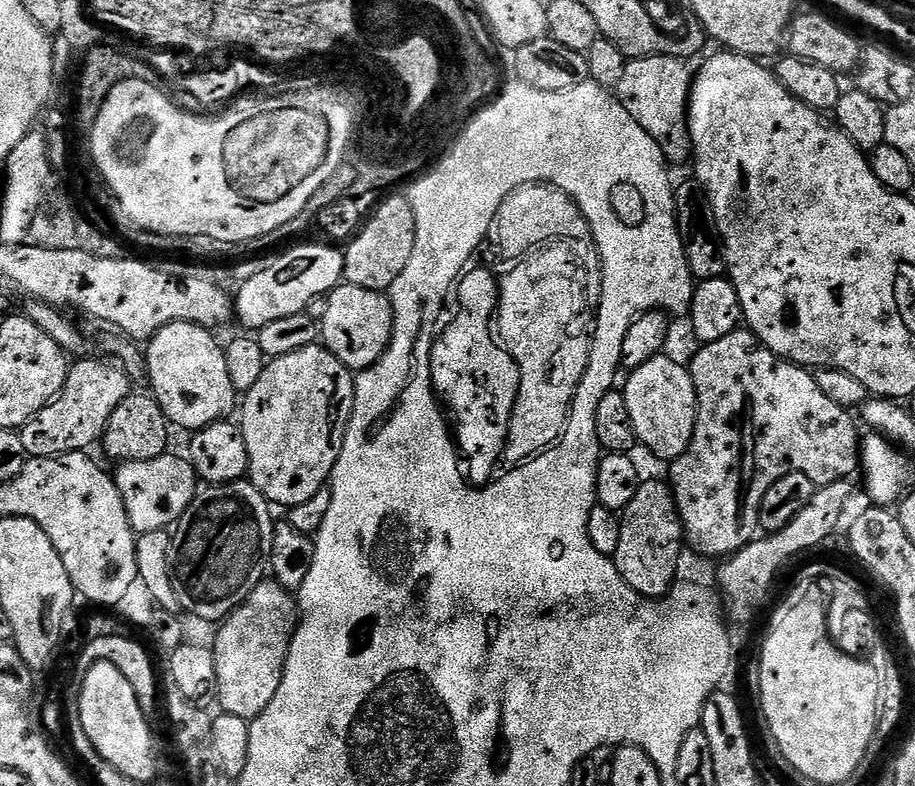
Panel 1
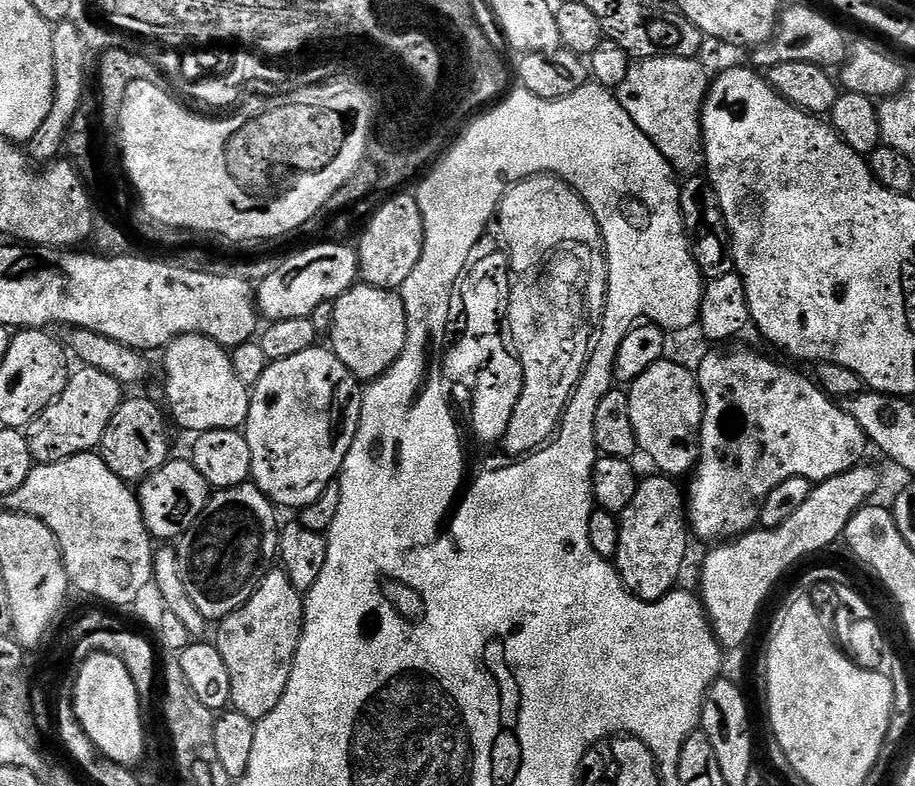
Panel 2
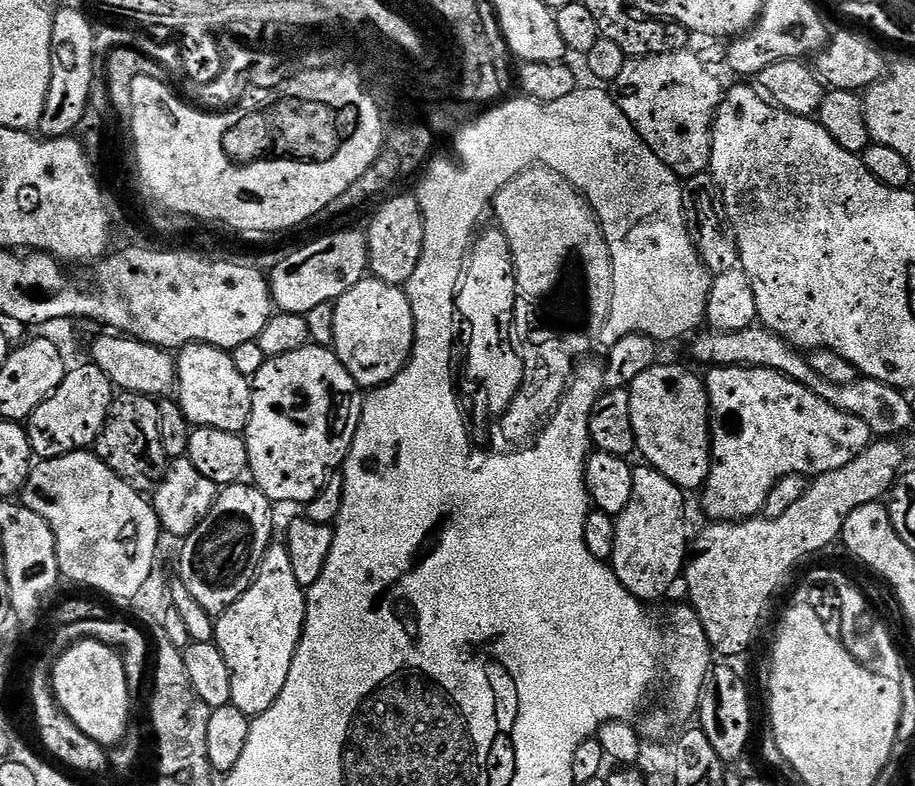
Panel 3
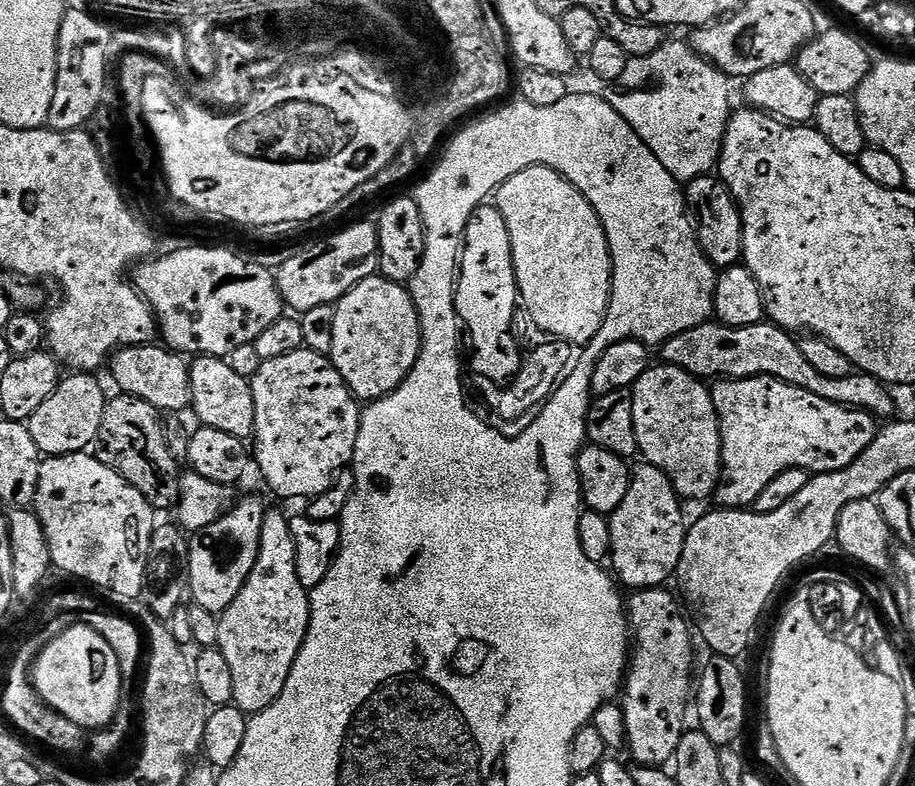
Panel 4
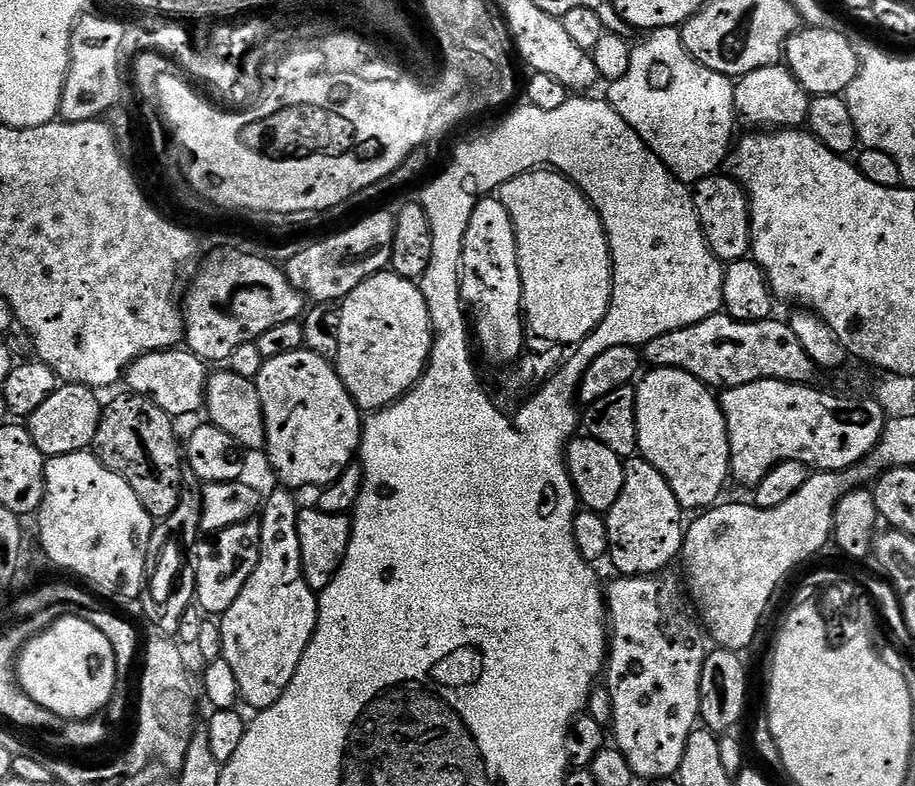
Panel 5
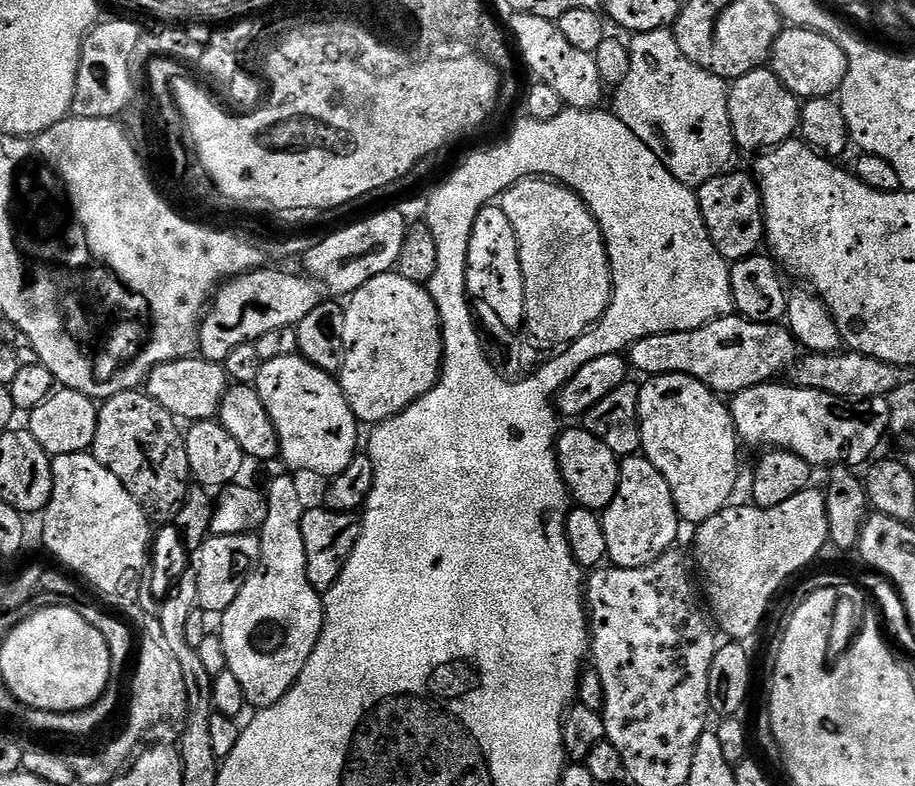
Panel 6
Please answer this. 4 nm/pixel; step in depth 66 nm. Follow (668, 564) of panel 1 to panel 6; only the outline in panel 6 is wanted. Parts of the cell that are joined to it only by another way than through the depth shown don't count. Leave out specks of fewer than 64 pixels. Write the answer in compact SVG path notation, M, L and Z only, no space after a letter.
M643 454L620 460L618 488L608 508L604 509L602 519L608 560L618 568L637 568L654 562L670 551L682 529L682 521L676 512L666 478L658 474L658 470Z

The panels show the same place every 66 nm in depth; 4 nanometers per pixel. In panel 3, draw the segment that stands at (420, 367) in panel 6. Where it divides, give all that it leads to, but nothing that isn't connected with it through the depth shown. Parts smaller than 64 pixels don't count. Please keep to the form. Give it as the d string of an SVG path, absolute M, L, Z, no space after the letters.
M375 278L359 280L334 304L331 347L361 389L380 388L408 365L414 346L414 314L403 287Z

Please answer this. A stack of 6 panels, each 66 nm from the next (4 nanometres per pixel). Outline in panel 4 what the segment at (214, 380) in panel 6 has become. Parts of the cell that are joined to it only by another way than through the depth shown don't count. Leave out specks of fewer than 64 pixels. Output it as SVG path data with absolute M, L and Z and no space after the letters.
M151 342L121 347L112 352L111 366L112 380L120 387L117 389L123 395L142 398L150 402L150 406L159 408L161 413L180 412L192 403L192 383L190 382L192 369L189 361L181 353L173 352L167 346Z

